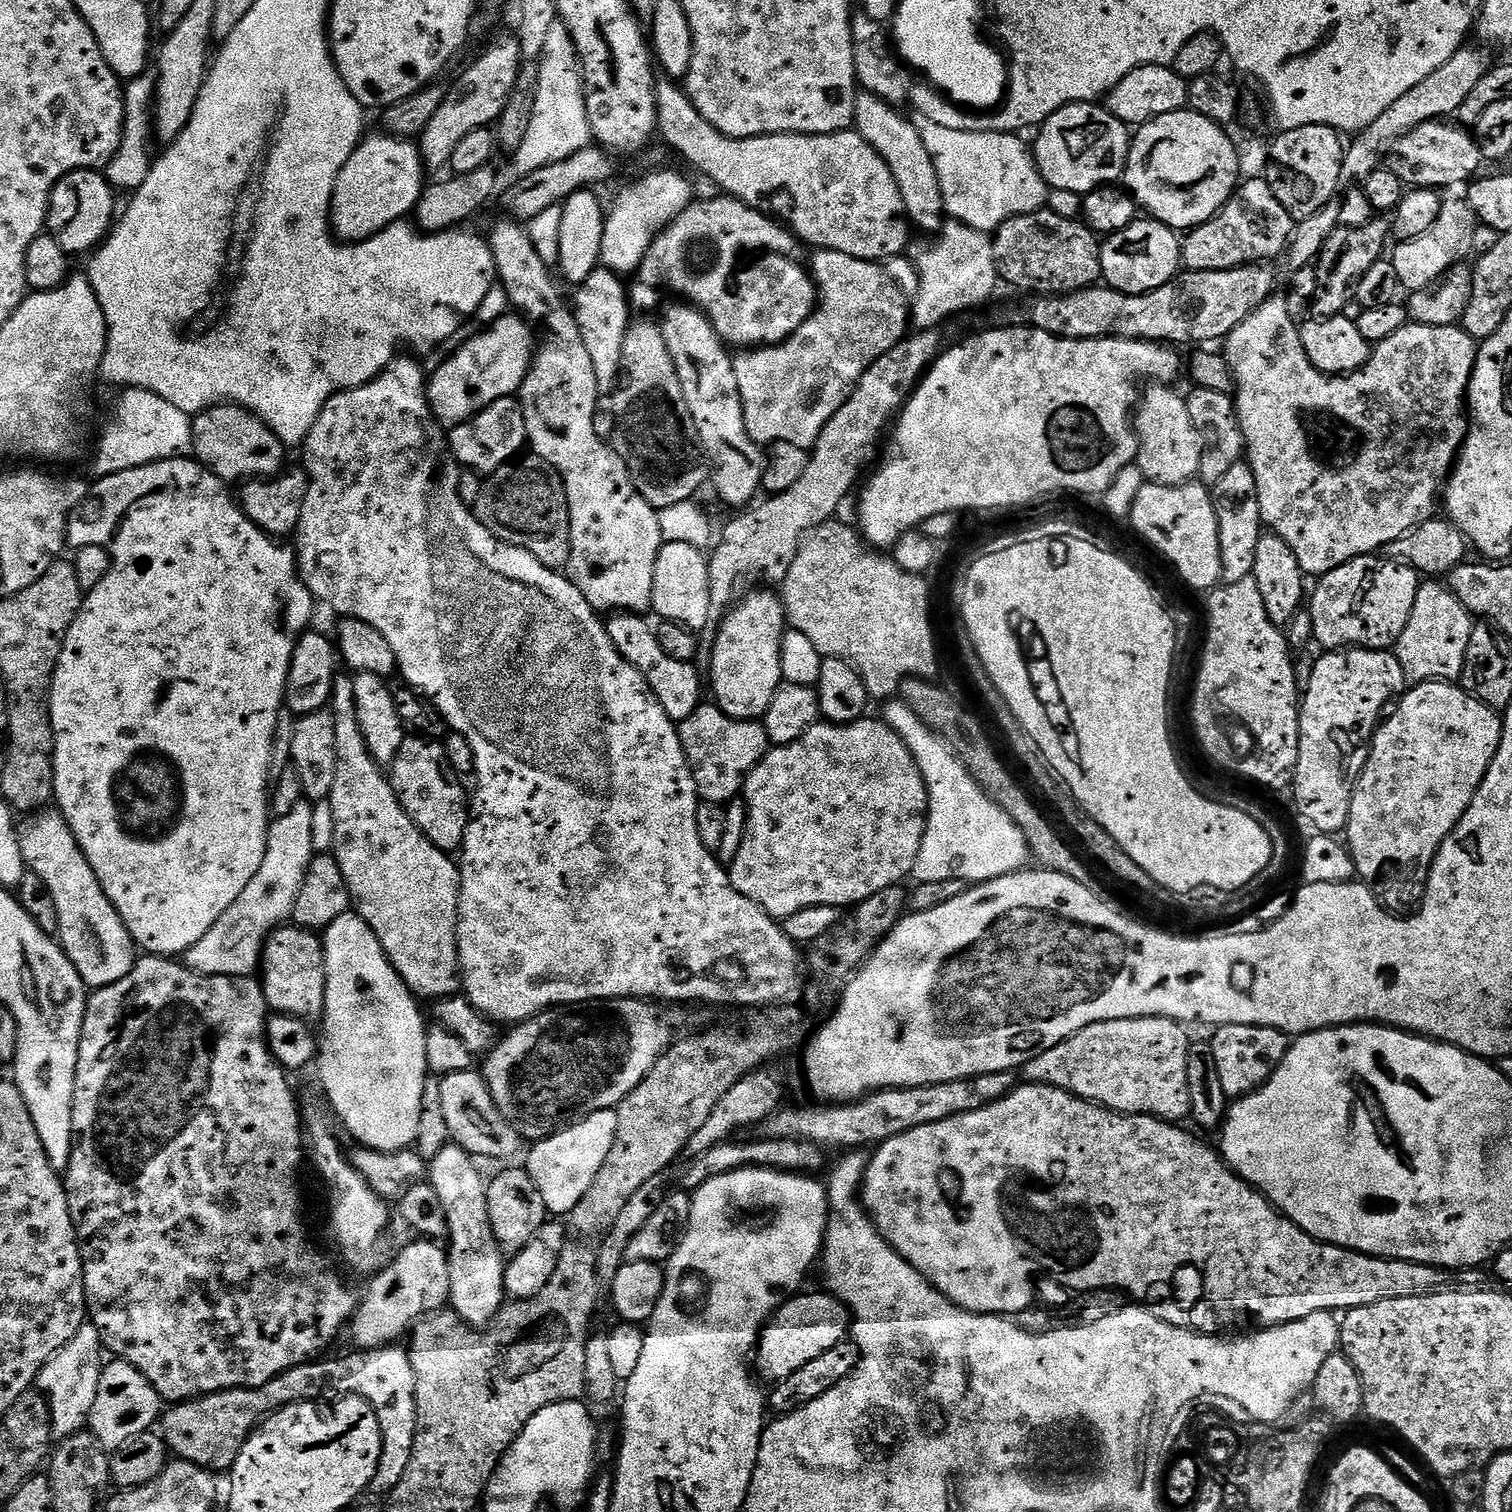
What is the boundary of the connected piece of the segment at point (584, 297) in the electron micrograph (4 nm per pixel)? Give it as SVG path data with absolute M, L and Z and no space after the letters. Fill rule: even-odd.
M601 266L592 271L590 278L576 290L578 296L576 304L574 303L574 319L582 334L582 342L590 354L590 362L594 362L594 378L601 394L611 393L617 387L622 362L622 342L630 327L630 302L626 286L624 288L621 282L623 281L619 275Z

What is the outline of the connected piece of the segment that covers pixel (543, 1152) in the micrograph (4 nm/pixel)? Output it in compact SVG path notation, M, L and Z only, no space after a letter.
M607 1108L577 1120L529 1147L532 1149L528 1152L526 1171L534 1186L538 1186L538 1194L542 1194L542 1202L553 1217L567 1217L574 1206L582 1202L582 1194L590 1190L590 1182L594 1182L598 1170L602 1170L602 1162L606 1162L610 1146L614 1146L614 1134L618 1134L618 1118L613 1109Z

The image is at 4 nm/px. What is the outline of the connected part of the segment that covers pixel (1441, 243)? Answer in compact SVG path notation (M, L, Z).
M1445 199L1442 214L1438 214L1438 222L1434 222L1434 226L1430 226L1430 230L1426 230L1422 238L1414 238L1410 242L1399 242L1395 245L1396 249L1390 252L1390 259L1394 271L1398 274L1401 289L1409 293L1422 290L1430 286L1434 278L1438 278L1455 264L1461 263L1465 259L1464 255L1472 252L1477 223L1476 212L1470 207L1467 199Z

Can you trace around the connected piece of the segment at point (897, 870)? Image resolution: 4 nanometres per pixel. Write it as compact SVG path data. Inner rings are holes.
M865 718L849 724L817 722L814 726L810 726L810 730L806 730L802 739L769 747L766 755L758 762L758 766L751 768L748 777L744 779L742 799L744 807L748 809L748 817L742 846L738 846L738 854L730 865L732 885L734 890L738 890L738 894L750 898L750 902L754 902L777 922L782 922L790 914L798 914L798 910L806 910L810 906L830 906L844 910L849 906L862 903L866 898L882 890L897 887L904 882L900 880L907 881L912 875L912 867L918 858L918 850L922 846L922 838L928 821L926 782L904 739L880 718L876 720Z

